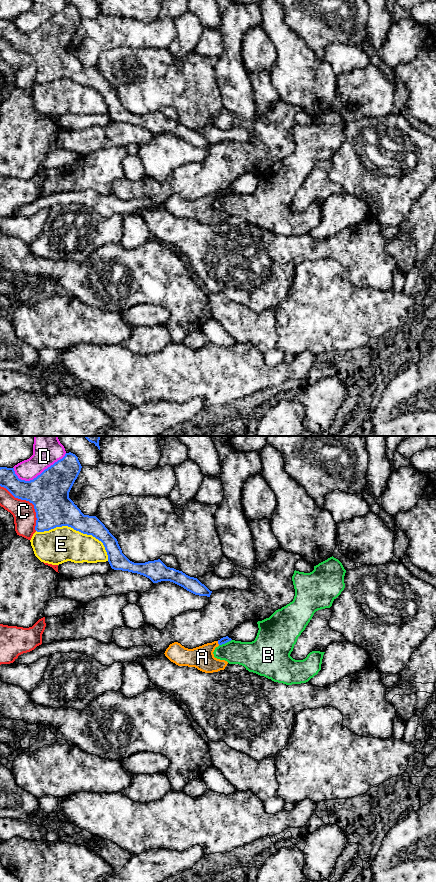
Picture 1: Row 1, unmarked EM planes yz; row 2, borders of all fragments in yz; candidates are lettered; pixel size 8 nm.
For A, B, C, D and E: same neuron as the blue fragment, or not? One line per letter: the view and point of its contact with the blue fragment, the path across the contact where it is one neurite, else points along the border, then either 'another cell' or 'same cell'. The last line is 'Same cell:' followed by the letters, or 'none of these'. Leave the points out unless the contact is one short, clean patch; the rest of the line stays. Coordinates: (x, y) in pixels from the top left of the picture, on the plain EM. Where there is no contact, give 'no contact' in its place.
A: contact yz (218, 195); border yz (217, 193), (219, 196); another cell
B: contact yz (225, 194); another cell
C: contact yz (29, 53); another cell
D: contact yz (41, 25); another cell
E: contact yz (78, 82); another cell
Same cell: none of these

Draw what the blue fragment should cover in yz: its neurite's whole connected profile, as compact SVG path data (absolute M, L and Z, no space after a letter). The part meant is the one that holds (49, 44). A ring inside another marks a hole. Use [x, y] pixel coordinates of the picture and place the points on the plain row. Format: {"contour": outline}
{"contour": "M71 4L30 33L19 31L14 20L0 19L0 38L15 50L34 57L37 84L62 78L71 79L103 95L112 121L143 127L153 135L170 133L195 147L210 149L212 143L197 130L167 119L160 111L145 115L130 113L105 77L96 68L84 67L69 50L81 20L78 9Z"}

